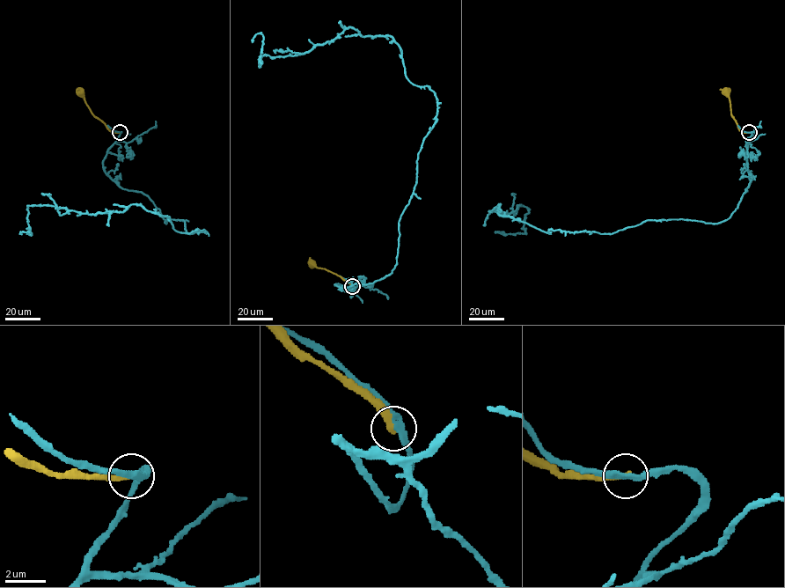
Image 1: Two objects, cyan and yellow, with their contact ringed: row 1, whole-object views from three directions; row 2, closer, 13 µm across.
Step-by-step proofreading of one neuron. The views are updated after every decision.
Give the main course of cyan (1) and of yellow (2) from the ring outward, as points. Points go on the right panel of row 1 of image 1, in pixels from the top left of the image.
1: (749, 132), (750, 183), (726, 220), (547, 232), (498, 204), (489, 212), (528, 209), (524, 232), (505, 233)
2: (749, 132), (739, 129), (731, 113), (727, 91)

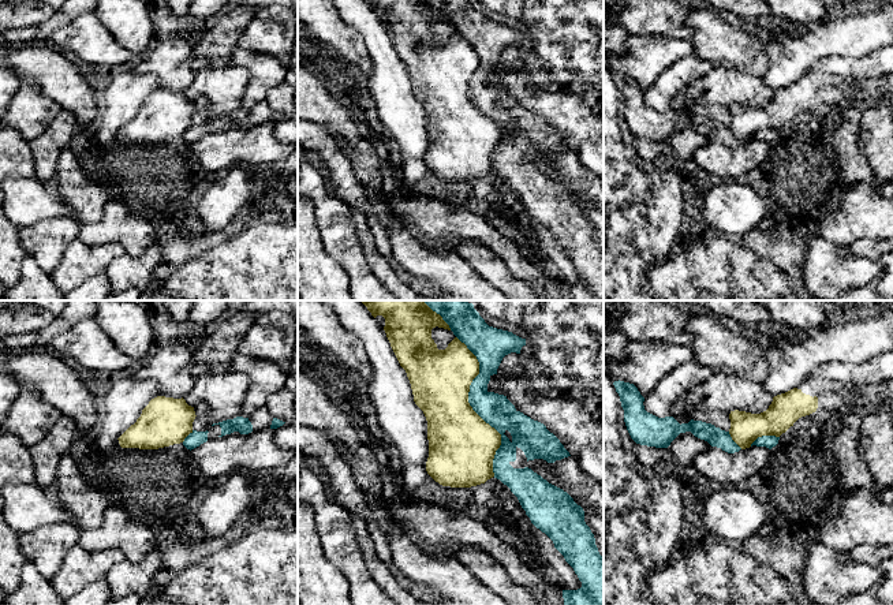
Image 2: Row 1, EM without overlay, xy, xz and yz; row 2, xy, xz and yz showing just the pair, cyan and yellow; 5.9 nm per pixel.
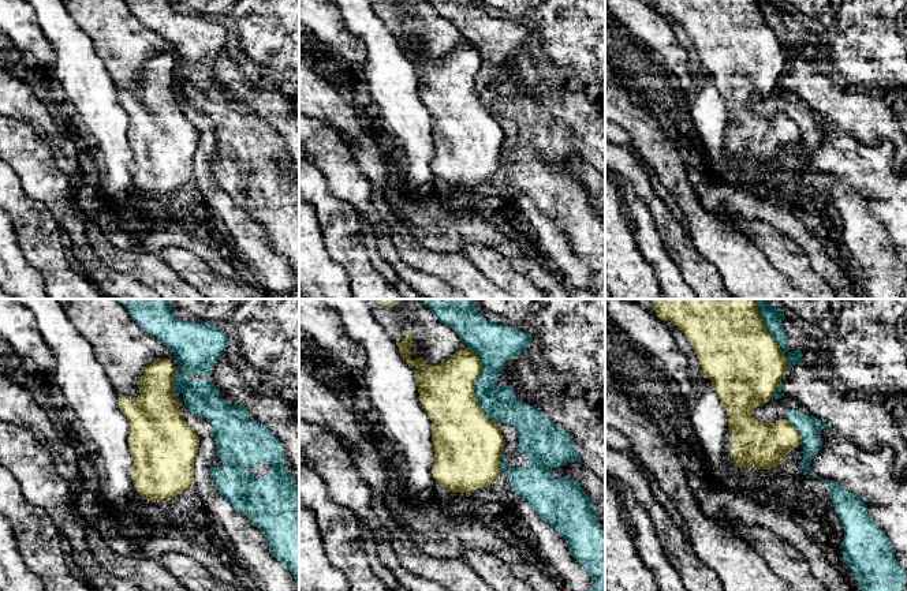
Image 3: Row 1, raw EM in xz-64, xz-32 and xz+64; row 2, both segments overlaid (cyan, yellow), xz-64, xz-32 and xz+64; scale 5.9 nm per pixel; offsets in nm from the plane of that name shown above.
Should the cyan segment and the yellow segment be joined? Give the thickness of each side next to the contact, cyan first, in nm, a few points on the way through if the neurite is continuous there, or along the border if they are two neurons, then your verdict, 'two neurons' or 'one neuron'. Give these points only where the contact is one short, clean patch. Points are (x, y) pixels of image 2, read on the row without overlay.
calibres 190 and 400 nm; two neurons

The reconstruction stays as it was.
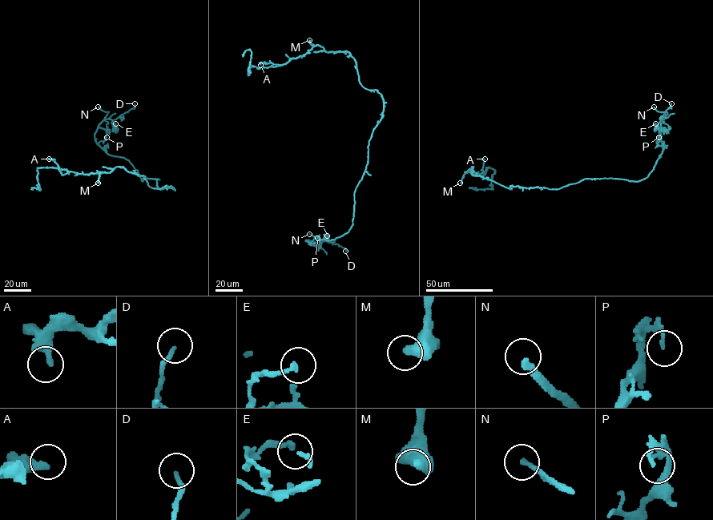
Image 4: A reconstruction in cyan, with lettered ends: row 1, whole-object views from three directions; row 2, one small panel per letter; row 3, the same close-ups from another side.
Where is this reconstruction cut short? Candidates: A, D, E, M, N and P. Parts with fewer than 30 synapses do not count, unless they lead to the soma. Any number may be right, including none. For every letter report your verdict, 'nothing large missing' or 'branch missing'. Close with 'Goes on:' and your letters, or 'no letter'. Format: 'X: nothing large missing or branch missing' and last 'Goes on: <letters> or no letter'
A: nothing large missing
D: nothing large missing
E: nothing large missing
M: nothing large missing
N: branch missing
P: nothing large missing
Goes on: N

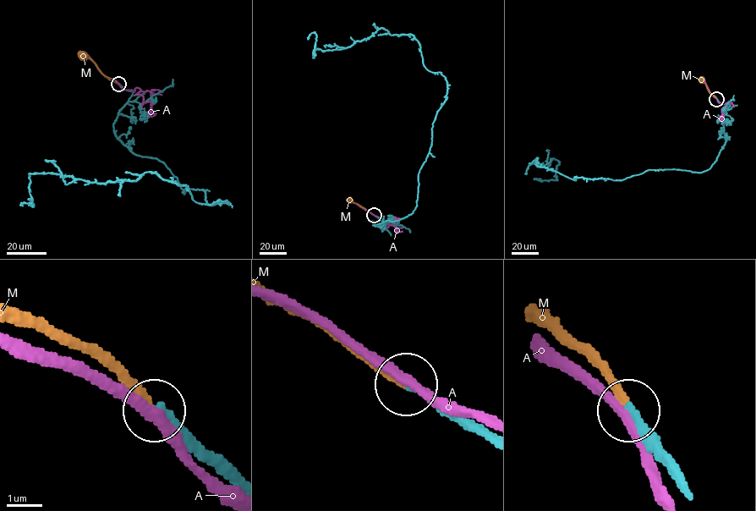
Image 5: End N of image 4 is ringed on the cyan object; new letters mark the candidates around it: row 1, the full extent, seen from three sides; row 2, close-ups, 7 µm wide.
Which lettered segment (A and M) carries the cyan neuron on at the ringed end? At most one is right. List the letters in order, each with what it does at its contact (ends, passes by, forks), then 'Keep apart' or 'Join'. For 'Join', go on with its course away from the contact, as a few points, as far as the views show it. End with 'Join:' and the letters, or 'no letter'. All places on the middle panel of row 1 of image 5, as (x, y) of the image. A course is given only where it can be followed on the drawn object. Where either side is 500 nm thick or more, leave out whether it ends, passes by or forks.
A: It passes by. Keep apart
M: It ends there. Join. Its course: (374, 215), (348, 200)
Join: M

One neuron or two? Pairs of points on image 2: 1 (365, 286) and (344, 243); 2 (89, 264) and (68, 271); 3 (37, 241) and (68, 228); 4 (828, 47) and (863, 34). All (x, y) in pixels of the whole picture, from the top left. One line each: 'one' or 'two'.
1: one
2: one
3: one
4: one

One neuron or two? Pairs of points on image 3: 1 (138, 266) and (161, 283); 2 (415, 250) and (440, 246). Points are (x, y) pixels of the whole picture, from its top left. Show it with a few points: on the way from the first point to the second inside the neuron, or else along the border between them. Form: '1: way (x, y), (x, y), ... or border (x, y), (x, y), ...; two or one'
1: way (144, 266), (156, 277); one
2: border (406, 224), (424, 246), (437, 251), (458, 253); two

